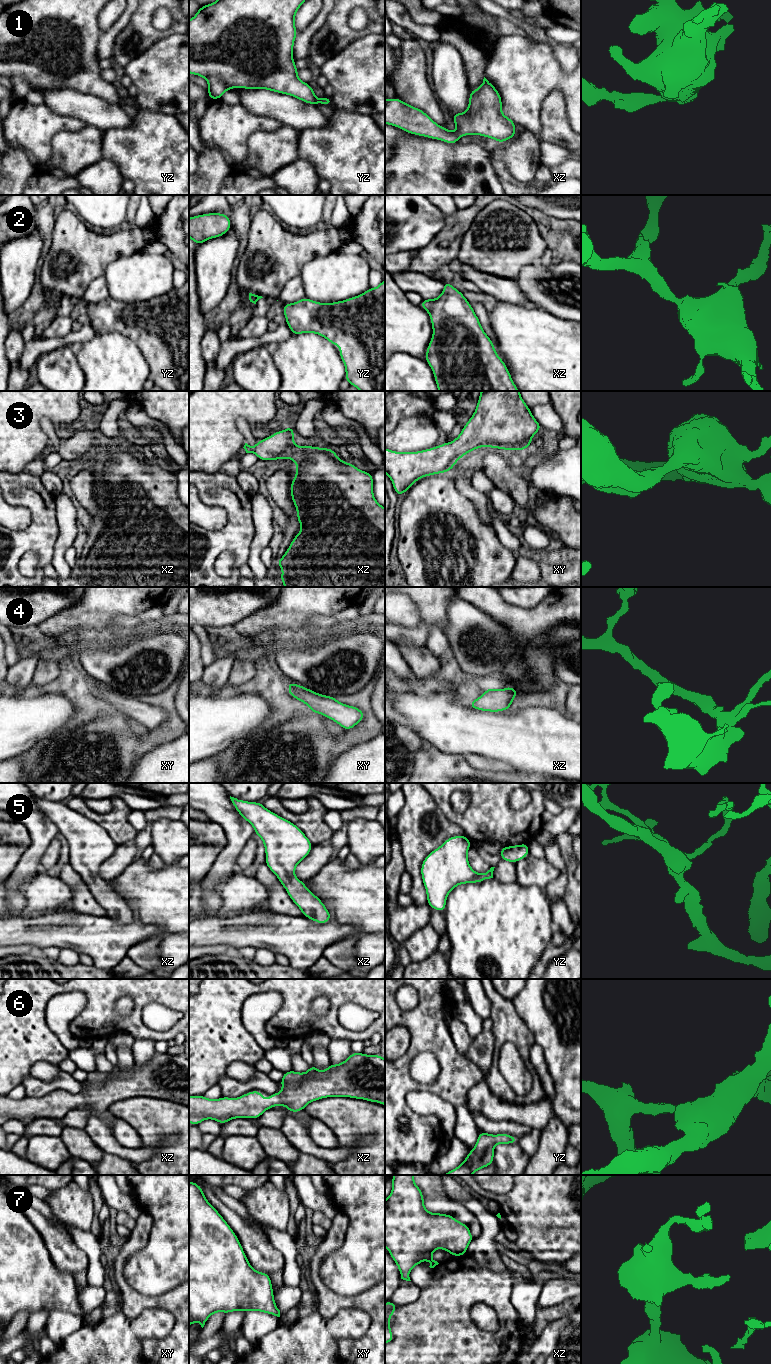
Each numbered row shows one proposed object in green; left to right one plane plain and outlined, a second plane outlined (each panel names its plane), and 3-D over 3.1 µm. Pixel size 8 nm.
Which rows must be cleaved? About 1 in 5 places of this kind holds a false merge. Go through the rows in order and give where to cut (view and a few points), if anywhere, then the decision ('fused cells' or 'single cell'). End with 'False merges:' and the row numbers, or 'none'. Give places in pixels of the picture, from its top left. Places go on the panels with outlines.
1: cut none; single cell
2: cut none; single cell
3: cut none; single cell
4: cut none; single cell
5: cut none; single cell
6: cut none; single cell
7: cut none; single cell
False merges: none

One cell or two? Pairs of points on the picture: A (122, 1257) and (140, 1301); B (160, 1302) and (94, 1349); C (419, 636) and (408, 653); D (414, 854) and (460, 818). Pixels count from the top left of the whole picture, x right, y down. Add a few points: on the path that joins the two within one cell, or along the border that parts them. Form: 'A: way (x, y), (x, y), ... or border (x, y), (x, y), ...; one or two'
A: way (119, 1268), (119, 1278), (129, 1292); one
B: border (174, 1317), (160, 1308), (145, 1308), (132, 1318); two
C: border (425, 645), (398, 647); two
D: border (438, 805), (464, 834); two

